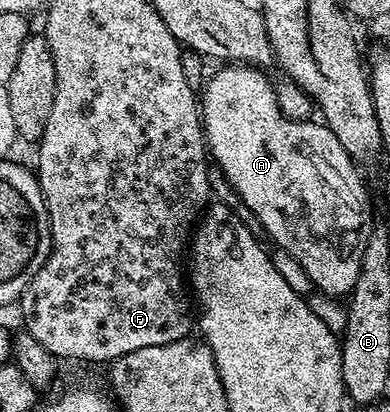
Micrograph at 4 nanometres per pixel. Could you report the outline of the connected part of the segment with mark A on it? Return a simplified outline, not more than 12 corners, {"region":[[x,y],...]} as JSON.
{"region":[[261,67],[200,96],[209,159],[315,289],[356,286],[372,227],[325,123]]}

